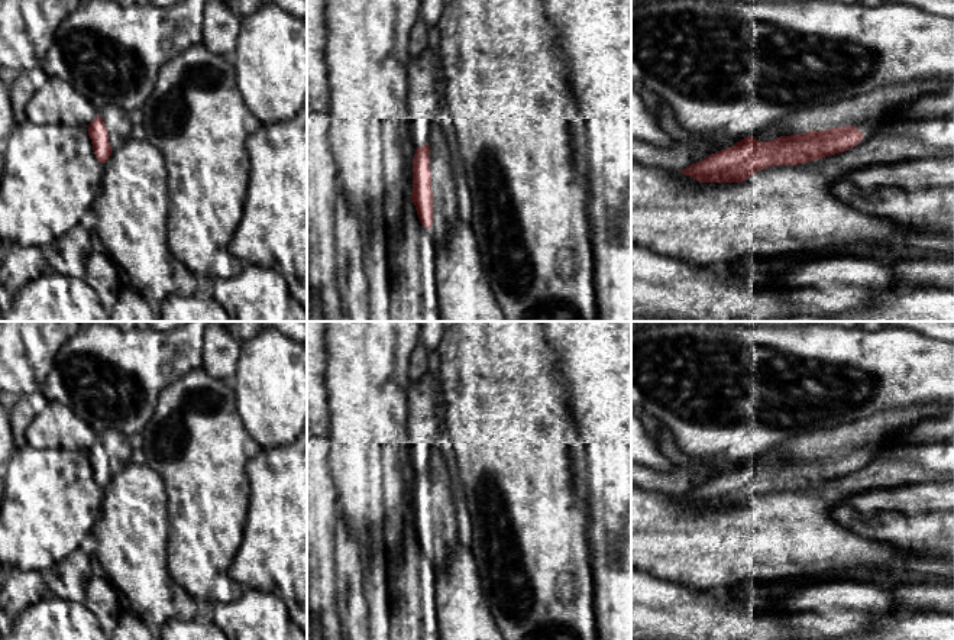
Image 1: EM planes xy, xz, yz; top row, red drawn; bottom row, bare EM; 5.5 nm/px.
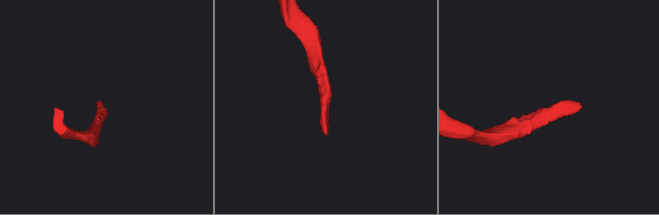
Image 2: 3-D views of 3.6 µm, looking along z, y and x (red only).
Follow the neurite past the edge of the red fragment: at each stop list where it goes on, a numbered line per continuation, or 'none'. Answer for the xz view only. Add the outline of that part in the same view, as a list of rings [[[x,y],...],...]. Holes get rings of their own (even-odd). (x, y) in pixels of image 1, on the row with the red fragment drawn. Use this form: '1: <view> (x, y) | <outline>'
1: xz (445, 201) | [[[437,123],[430,133],[429,148],[433,191],[433,224],[429,230],[439,250],[455,232],[459,210],[450,149]]]

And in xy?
1: xy (117, 122) | [[[107,106],[98,111],[98,116],[103,119],[107,127],[111,149],[117,149],[124,145],[132,135],[129,113],[116,106]]]

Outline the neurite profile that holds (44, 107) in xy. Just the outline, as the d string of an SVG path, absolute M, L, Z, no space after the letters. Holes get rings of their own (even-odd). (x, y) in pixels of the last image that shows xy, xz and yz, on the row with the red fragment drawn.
M51 77L26 106L28 120L33 125L88 126L98 110L68 81Z

